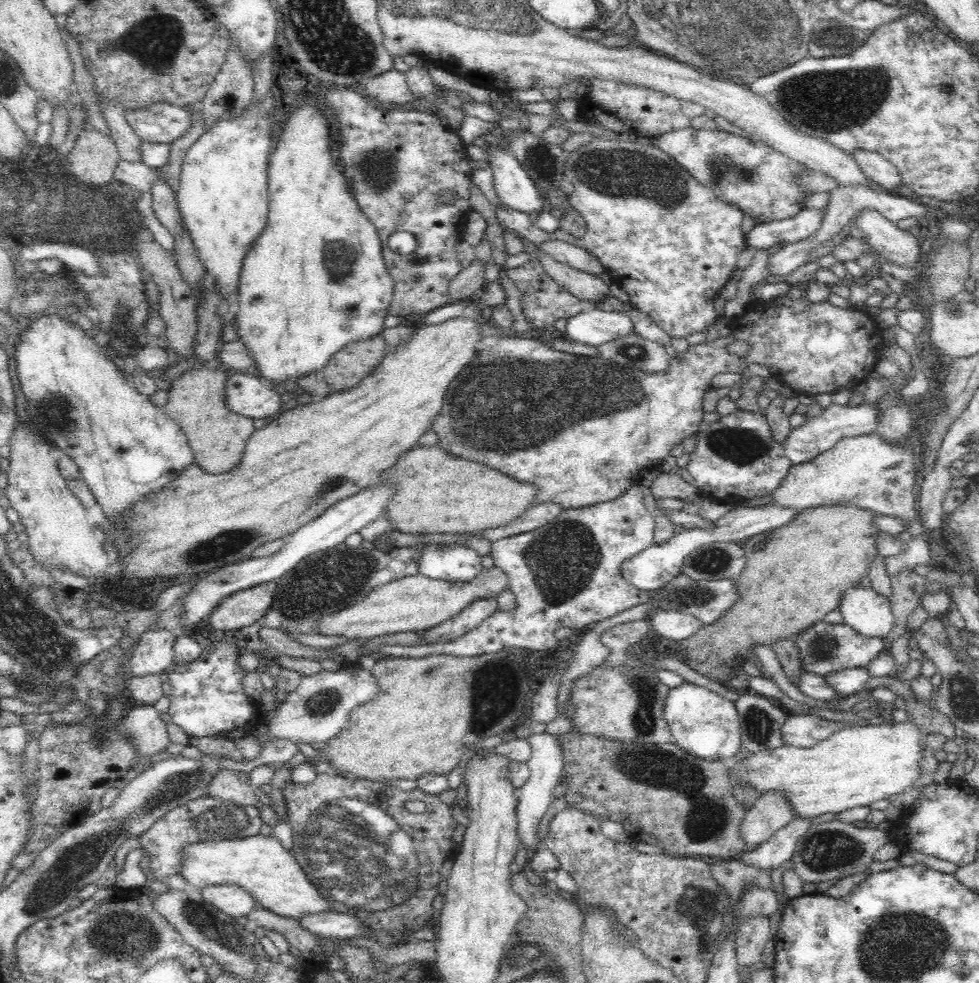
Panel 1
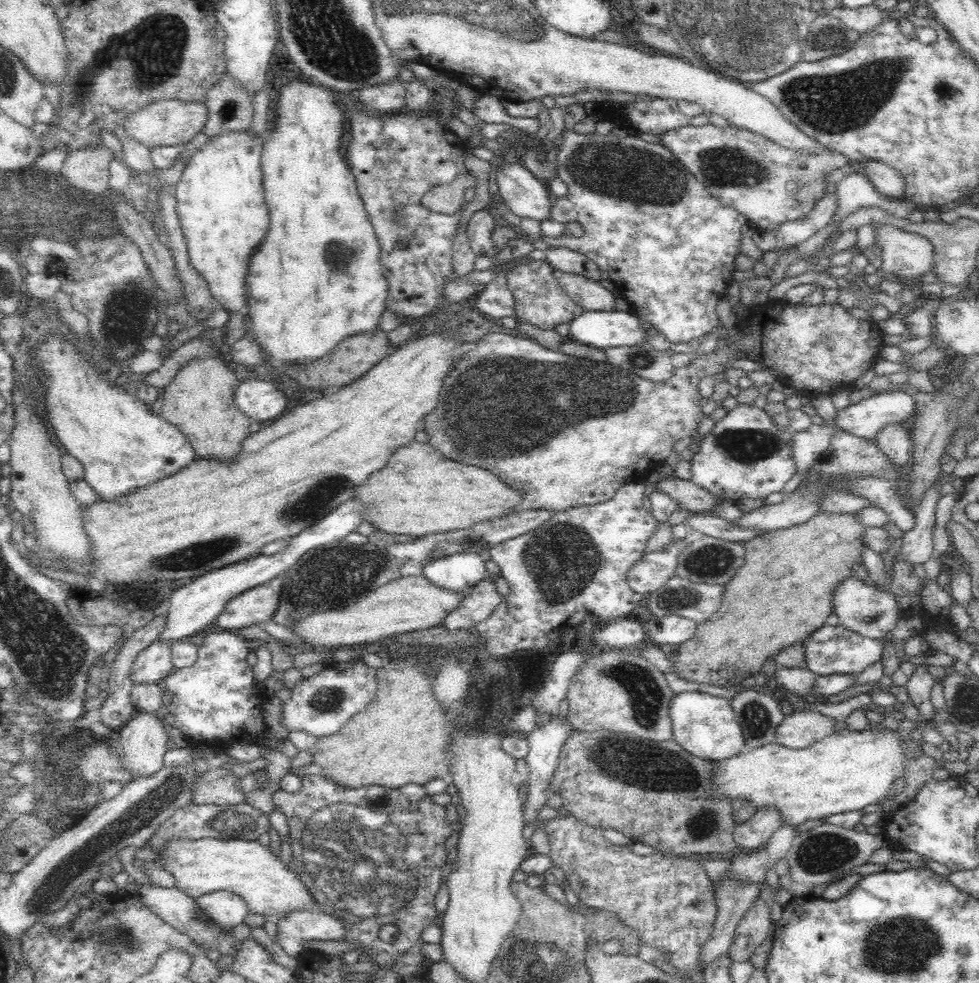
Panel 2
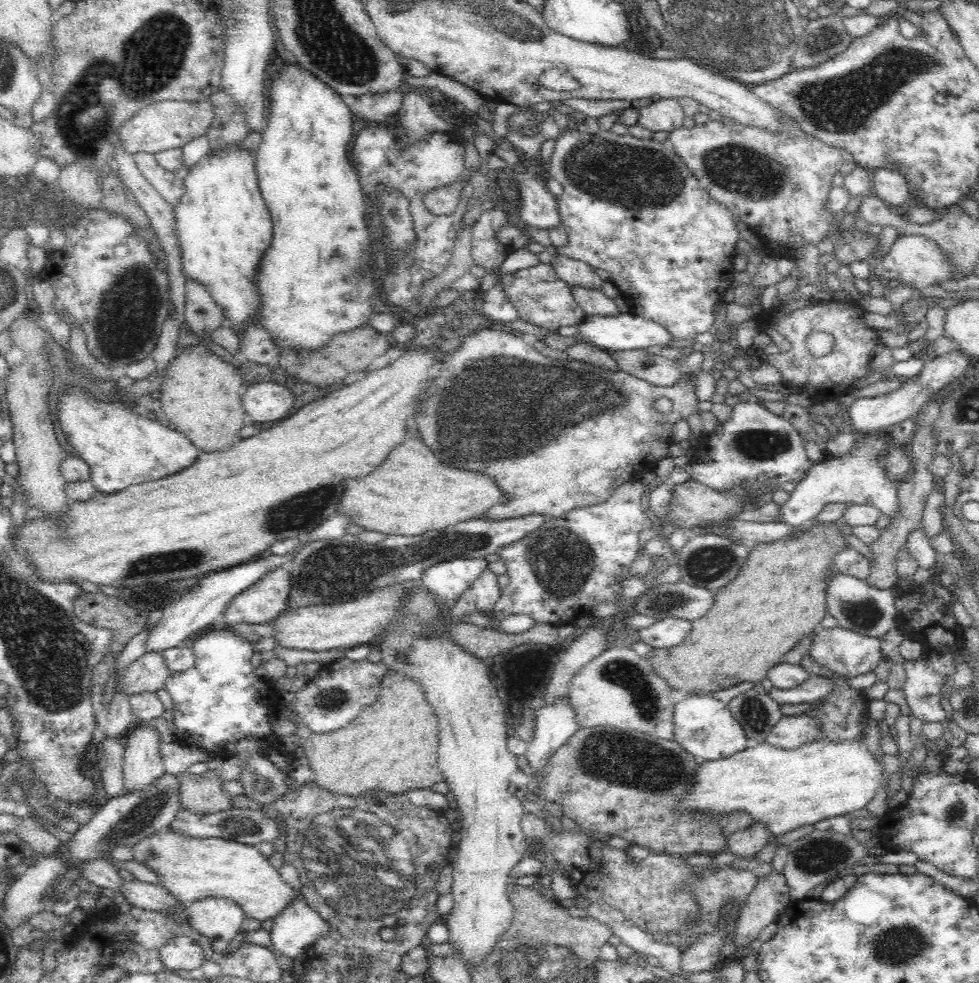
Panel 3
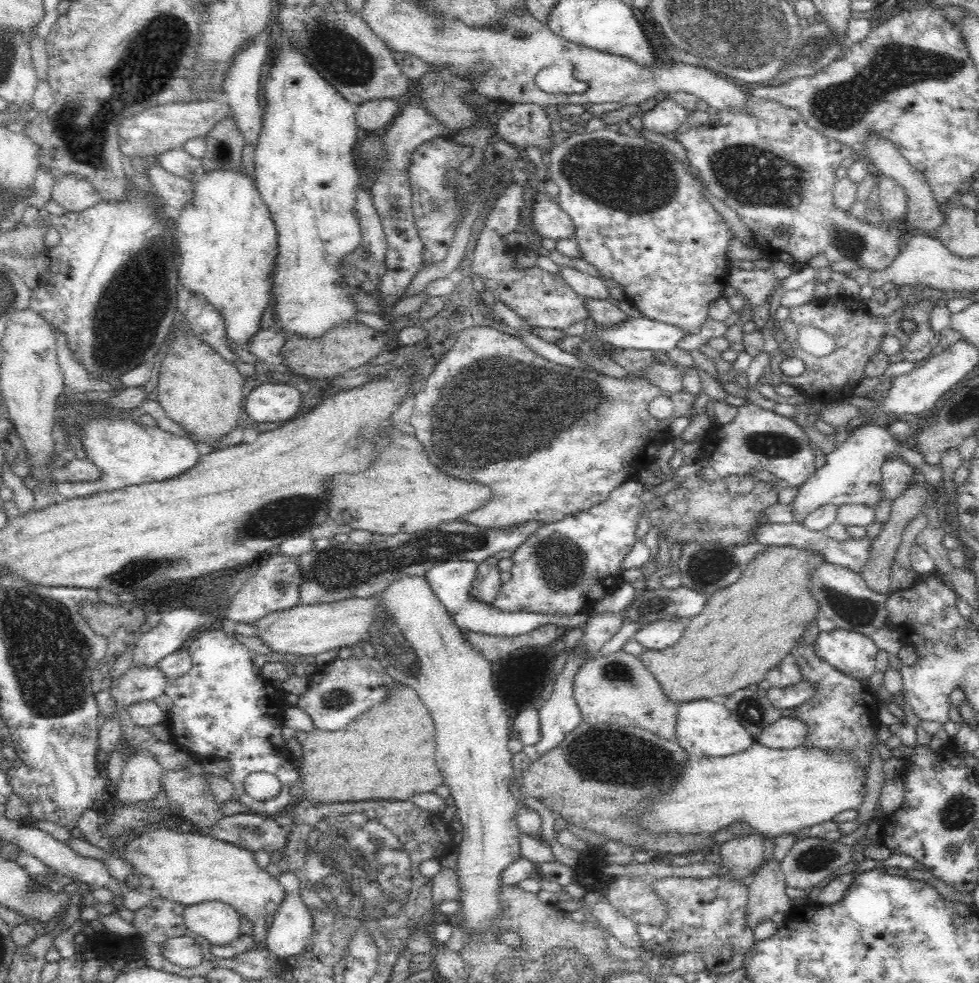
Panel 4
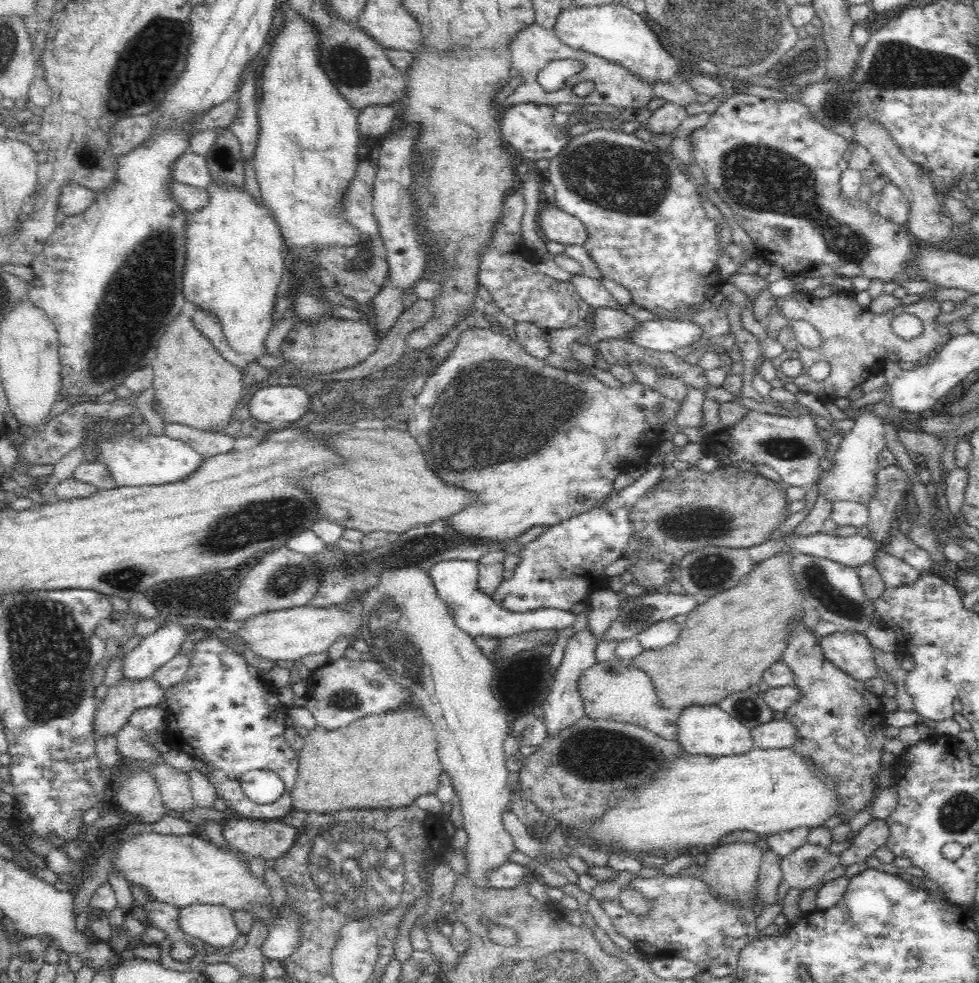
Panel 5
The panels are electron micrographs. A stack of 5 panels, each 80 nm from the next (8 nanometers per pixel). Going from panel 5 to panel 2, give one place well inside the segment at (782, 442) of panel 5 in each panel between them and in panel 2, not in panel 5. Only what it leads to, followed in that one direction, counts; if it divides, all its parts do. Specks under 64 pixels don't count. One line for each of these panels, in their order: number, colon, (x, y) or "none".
2: (744, 455)
3: (754, 451)
4: (757, 439)

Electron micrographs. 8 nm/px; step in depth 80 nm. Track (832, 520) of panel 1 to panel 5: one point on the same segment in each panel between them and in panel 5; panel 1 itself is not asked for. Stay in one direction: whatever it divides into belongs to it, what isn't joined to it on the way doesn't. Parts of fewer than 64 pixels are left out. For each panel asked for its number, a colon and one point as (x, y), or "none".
2: (785, 589)
3: (779, 596)
4: (745, 629)
5: (726, 643)

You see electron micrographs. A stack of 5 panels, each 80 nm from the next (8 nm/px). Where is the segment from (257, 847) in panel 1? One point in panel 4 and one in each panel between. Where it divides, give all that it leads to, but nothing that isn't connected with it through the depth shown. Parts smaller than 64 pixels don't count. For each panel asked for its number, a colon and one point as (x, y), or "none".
2: (255, 872)
3: (191, 868)
4: (184, 867)

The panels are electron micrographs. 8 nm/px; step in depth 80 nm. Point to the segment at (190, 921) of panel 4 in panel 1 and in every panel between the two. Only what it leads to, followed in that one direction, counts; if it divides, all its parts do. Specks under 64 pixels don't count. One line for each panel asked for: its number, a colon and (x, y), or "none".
1: (233, 899)
2: (228, 909)
3: (214, 917)

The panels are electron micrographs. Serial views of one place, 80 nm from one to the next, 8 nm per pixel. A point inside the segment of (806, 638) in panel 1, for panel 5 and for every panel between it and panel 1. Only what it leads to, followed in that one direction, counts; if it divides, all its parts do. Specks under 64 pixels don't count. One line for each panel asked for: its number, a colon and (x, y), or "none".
2: (829, 649)
3: (843, 652)
4: (854, 654)
5: (851, 652)

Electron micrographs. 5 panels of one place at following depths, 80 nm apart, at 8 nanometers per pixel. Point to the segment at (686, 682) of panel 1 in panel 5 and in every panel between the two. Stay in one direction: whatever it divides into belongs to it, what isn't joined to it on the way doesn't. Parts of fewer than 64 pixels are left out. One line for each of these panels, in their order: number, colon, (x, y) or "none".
2: (705, 725)
3: (703, 726)
4: (704, 727)
5: (703, 729)

